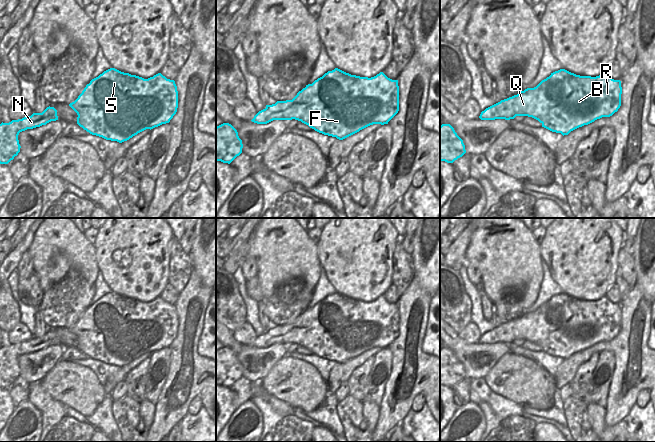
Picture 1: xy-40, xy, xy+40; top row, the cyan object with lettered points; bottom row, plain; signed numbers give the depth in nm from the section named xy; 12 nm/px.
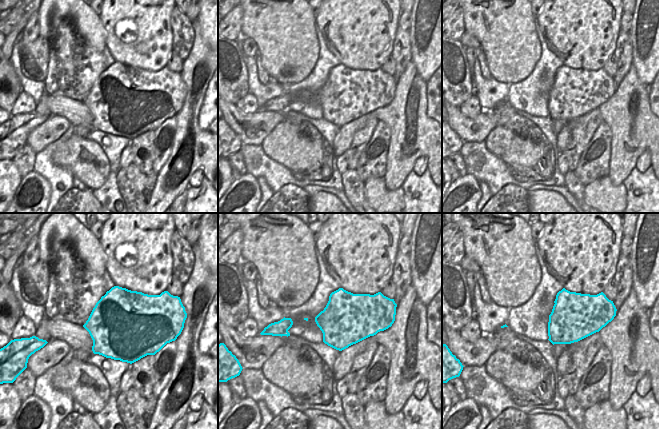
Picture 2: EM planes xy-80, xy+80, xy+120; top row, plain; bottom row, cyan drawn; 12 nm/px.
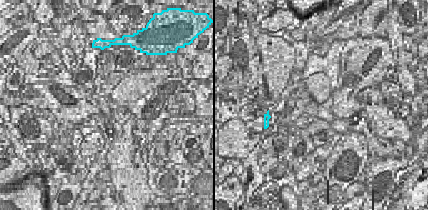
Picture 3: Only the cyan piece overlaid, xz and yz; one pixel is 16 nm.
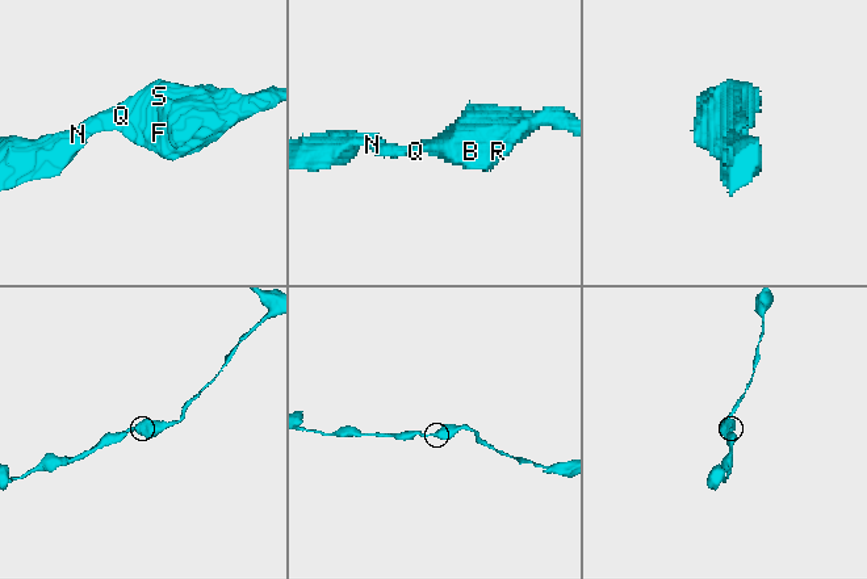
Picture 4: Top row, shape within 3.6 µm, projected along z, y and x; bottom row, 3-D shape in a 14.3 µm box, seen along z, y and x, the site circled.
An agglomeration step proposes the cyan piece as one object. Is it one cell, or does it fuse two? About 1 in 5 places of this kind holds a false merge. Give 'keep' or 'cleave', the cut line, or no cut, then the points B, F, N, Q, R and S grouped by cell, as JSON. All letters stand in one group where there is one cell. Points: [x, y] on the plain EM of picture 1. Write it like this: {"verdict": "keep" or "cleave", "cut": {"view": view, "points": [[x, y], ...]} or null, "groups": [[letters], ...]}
{"verdict": "keep", "cut": null, "groups": [["B", "F", "N", "Q", "R", "S"]]}

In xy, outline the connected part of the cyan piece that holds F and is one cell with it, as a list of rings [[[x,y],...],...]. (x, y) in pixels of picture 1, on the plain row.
[[[338,292],[328,295],[312,308],[306,309],[292,324],[277,325],[275,328],[266,329],[251,344],[257,348],[267,348],[273,344],[298,344],[308,349],[315,355],[324,359],[343,364],[360,354],[373,348],[388,348],[399,335],[399,310],[398,304],[388,302],[383,296],[374,301],[360,301],[351,299]]]

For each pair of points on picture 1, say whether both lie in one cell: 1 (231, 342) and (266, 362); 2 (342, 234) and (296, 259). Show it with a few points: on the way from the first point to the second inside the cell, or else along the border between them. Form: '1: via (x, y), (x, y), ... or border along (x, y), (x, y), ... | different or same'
1: via (240, 349), (257, 361) | same
2: border along (316, 243), (319, 263), (321, 265) | different

